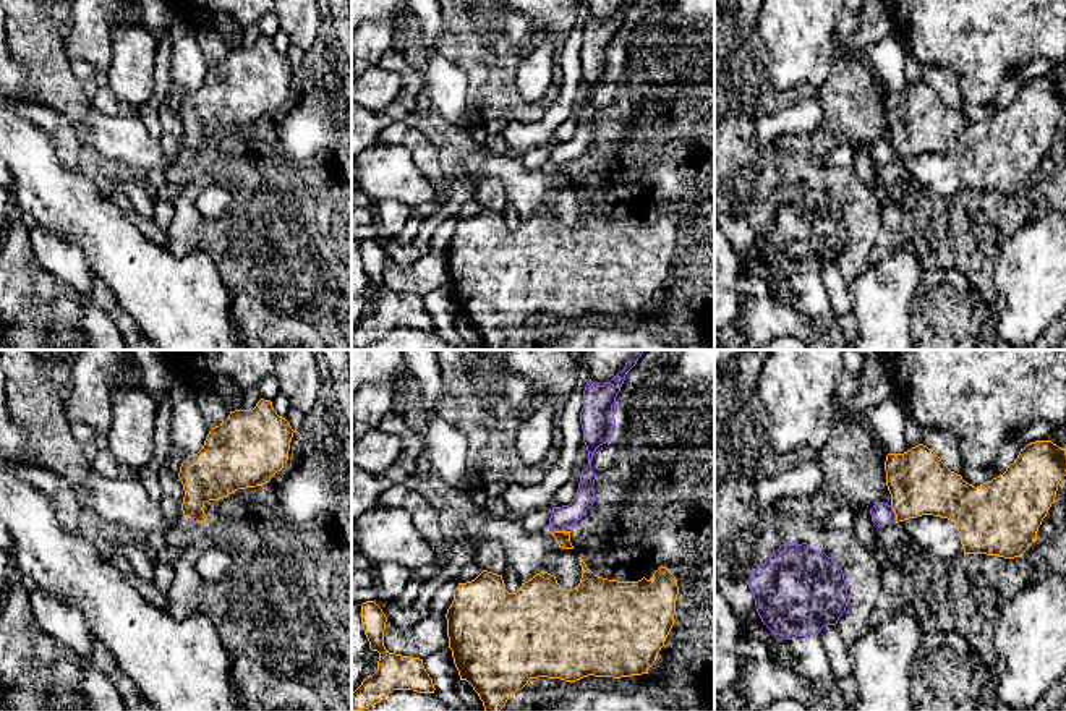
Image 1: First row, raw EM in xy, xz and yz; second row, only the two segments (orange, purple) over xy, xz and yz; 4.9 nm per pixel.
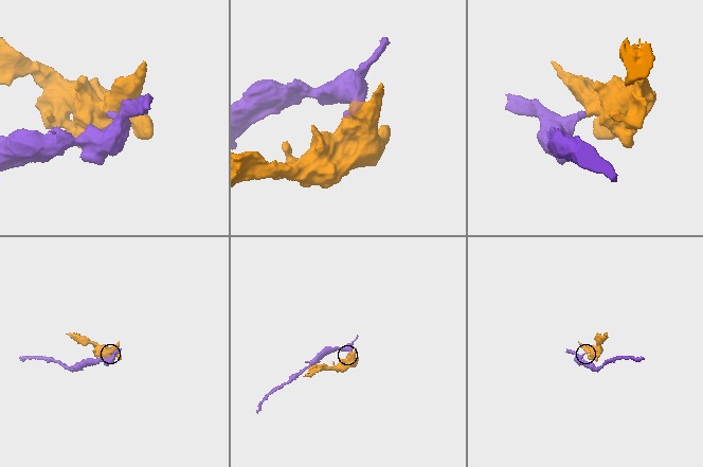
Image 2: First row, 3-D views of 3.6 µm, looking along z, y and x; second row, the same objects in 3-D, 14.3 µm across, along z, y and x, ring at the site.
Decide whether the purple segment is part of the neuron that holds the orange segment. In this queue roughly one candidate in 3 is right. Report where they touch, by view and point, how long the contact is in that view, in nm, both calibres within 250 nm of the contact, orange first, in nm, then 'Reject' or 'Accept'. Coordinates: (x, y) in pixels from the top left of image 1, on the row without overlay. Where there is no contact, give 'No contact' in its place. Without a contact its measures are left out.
Touches orange at xz (558, 169). Shared border 90 nm. Thickness 70 nm (orange) against 120 nm. Reject

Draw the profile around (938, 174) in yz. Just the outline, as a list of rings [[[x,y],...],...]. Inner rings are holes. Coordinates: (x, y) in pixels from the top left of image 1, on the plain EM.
[[[922,152],[899,159],[899,164],[904,175],[935,194],[951,199],[964,193],[957,164],[948,155]]]

